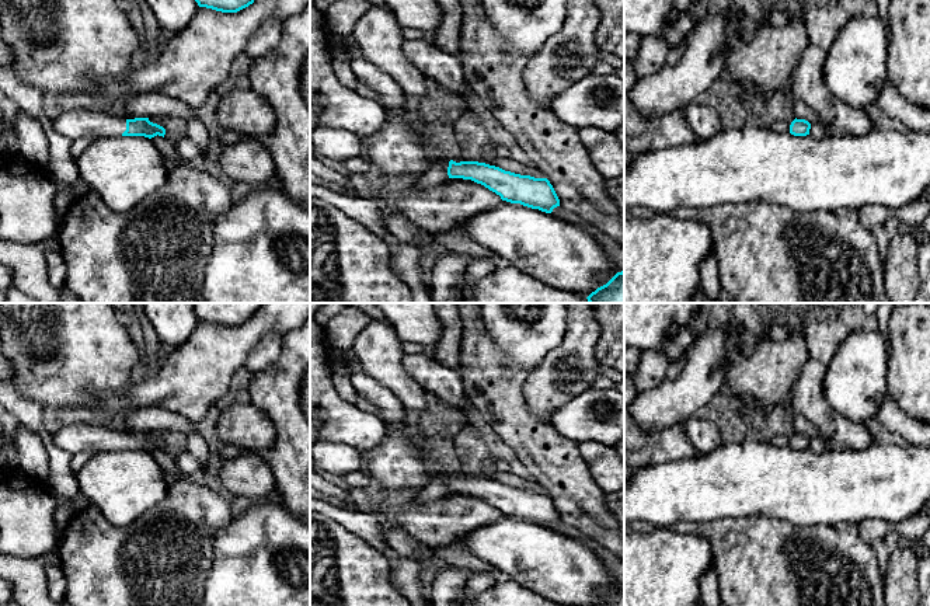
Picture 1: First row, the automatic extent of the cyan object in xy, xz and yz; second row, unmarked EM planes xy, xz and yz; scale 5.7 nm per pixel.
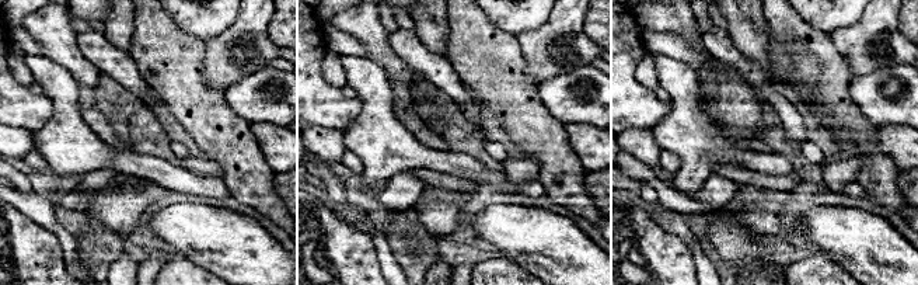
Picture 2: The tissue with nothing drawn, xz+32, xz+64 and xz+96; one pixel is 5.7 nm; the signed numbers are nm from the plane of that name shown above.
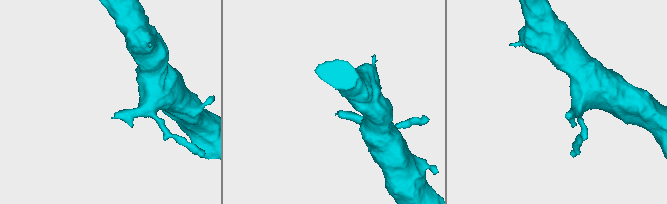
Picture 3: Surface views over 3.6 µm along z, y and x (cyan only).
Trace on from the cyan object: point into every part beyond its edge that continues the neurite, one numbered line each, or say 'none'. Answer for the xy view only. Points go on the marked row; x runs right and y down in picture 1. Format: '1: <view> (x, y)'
1: xy (79, 124)

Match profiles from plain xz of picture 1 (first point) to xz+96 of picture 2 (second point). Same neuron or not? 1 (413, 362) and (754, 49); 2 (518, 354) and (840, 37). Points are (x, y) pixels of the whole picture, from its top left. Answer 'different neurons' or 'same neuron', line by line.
1: different neurons
2: different neurons

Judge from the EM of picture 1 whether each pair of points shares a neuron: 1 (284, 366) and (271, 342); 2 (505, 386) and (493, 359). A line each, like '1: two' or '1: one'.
1: two
2: one

